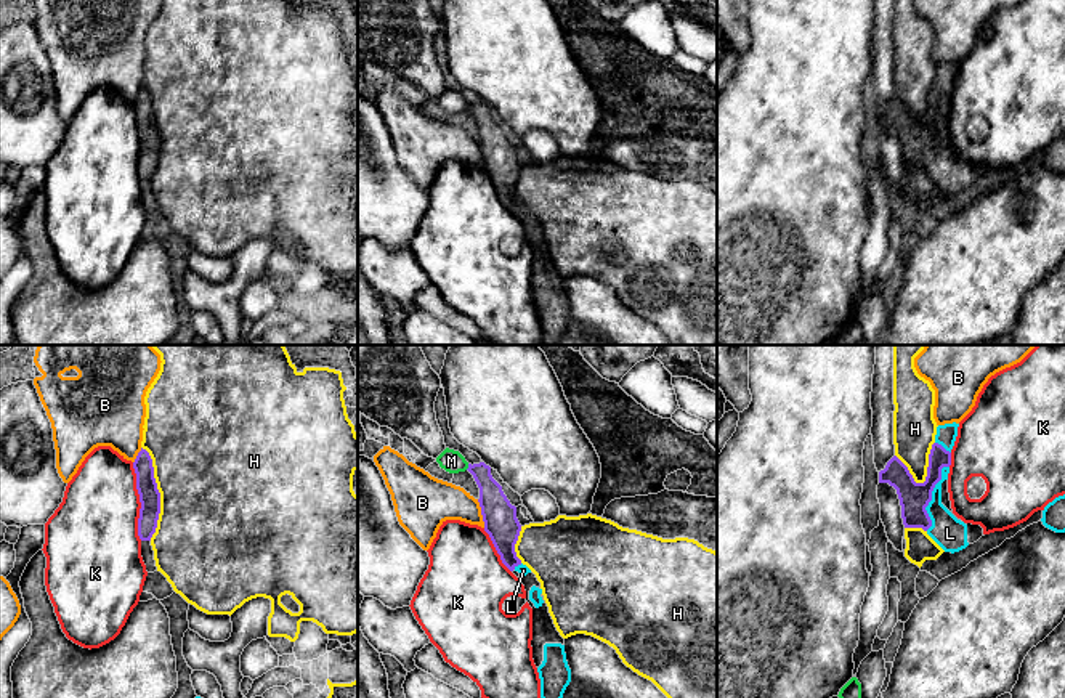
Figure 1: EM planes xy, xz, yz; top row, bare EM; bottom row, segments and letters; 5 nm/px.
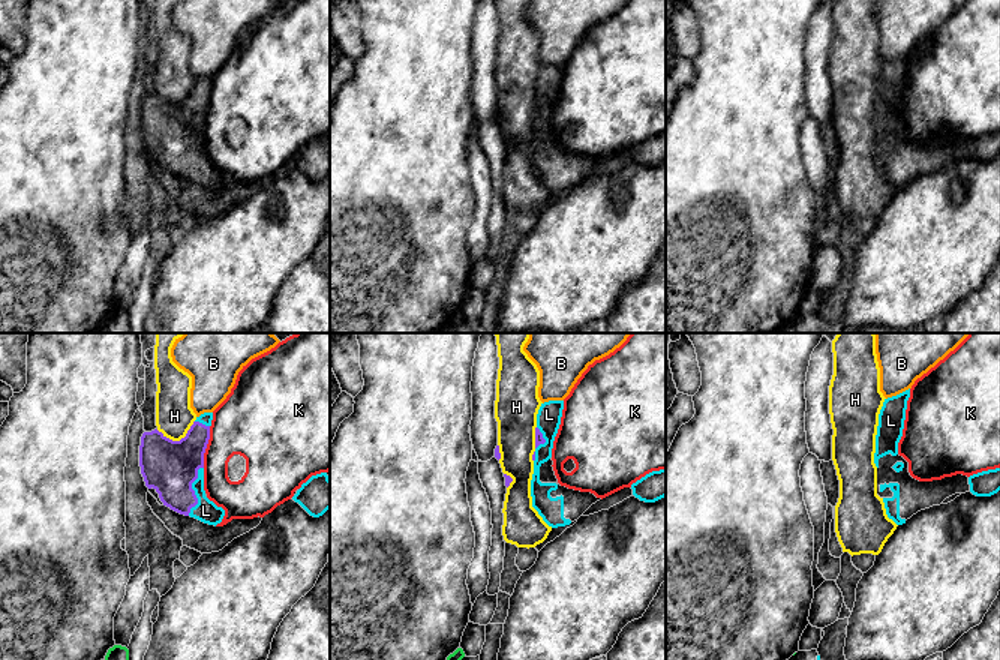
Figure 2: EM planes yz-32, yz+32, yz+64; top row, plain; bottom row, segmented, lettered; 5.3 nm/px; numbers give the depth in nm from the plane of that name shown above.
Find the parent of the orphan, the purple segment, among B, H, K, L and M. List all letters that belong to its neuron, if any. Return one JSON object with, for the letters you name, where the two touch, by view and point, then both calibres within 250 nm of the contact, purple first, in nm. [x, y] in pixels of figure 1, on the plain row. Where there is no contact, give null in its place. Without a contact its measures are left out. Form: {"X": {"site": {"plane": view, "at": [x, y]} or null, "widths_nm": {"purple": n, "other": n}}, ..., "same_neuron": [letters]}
{"L": {"site": {"plane": "yz", "at": [931, 137]}, "widths_nm": {"purple": 150, "other": 160}}, "same_neuron": ["L"]}

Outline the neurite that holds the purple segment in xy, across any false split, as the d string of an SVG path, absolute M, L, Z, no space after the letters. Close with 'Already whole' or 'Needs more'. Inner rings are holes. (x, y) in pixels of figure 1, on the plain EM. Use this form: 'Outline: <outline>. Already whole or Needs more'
Outline: M141 88L138 93L133 109L136 114L136 130L141 143L138 177L141 181L151 181L160 154L160 133L154 119L152 99L146 90Z. Already whole

